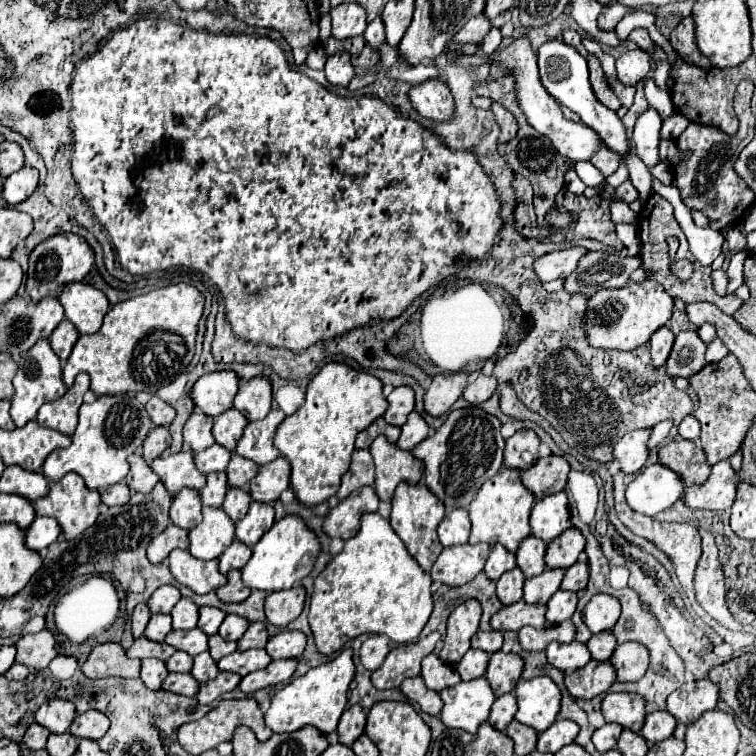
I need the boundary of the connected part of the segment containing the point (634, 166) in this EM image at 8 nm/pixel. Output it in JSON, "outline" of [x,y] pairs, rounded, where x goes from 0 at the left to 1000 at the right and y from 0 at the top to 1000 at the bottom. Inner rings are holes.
{"outline":[[[840,200],[829,202],[829,205],[824,208],[824,216],[827,216],[829,224],[832,224],[832,237],[837,239],[840,250],[845,253],[845,261],[848,261],[848,263],[856,263],[856,261],[864,255],[864,253],[861,253],[861,229],[858,229],[858,224],[853,221],[853,216],[848,213],[848,208],[845,208]]]}

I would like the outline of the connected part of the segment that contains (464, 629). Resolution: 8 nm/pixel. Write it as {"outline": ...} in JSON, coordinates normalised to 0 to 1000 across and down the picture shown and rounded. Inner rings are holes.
{"outline":[[[615,795],[610,798],[597,813],[591,824],[591,843],[586,848],[586,858],[581,861],[581,872],[604,880],[610,869],[620,861],[623,856],[623,843],[634,832],[634,819],[636,819],[636,800],[634,795]]]}

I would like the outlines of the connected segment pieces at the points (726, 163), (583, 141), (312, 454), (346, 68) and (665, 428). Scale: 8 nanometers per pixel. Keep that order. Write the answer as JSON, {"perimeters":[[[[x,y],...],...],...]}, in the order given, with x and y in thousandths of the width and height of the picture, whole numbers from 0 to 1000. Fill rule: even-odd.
{"perimeters":[[[[914,163],[893,184],[893,189],[901,197],[914,197],[914,202],[917,202],[901,221],[893,224],[893,245],[901,253],[901,263],[909,274],[927,276],[933,284],[938,284],[940,300],[948,306],[954,306],[964,295],[980,295],[983,282],[999,266],[996,253],[991,247],[985,247],[985,239],[980,239],[980,234],[975,234],[972,221],[970,221],[978,208],[978,192],[983,189],[985,181],[988,181],[985,173],[978,173],[975,179],[964,181],[962,176],[956,176],[954,171],[946,171],[940,165]],[[938,263],[946,263],[948,269],[943,274],[935,274]]],[[[681,52],[673,62],[668,62],[657,75],[649,73],[647,81],[660,81],[665,86],[671,86],[671,97],[676,97],[681,102],[681,118],[684,118],[684,134],[697,155],[697,160],[721,181],[726,181],[726,187],[731,189],[731,194],[750,210],[755,213],[774,213],[782,210],[790,200],[800,197],[800,189],[795,187],[795,181],[790,181],[790,173],[779,171],[774,163],[761,163],[745,155],[742,144],[737,142],[734,131],[721,120],[721,115],[713,107],[713,91],[710,91],[710,73],[702,67],[702,57],[697,52]]],[[[433,480],[406,512],[403,533],[374,554],[361,578],[364,591],[385,612],[385,644],[403,668],[422,668],[446,652],[451,628],[462,620],[470,578],[512,541],[501,499],[456,480]]],[[[446,67],[443,73],[438,73],[438,75],[433,78],[433,86],[430,86],[430,99],[433,99],[433,107],[435,107],[435,110],[459,115],[462,107],[470,102],[462,70]]],[[[880,556],[877,558],[870,560],[862,573],[861,578],[858,579],[858,594],[866,593],[869,587],[877,583],[885,574],[888,566],[890,563],[889,556]]]]}

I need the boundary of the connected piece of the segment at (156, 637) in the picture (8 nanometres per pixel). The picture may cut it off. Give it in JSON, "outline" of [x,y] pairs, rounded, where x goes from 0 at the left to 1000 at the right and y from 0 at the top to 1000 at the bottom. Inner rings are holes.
{"outline":[[[200,813],[192,832],[192,843],[213,851],[224,835],[226,835],[226,813]]]}

